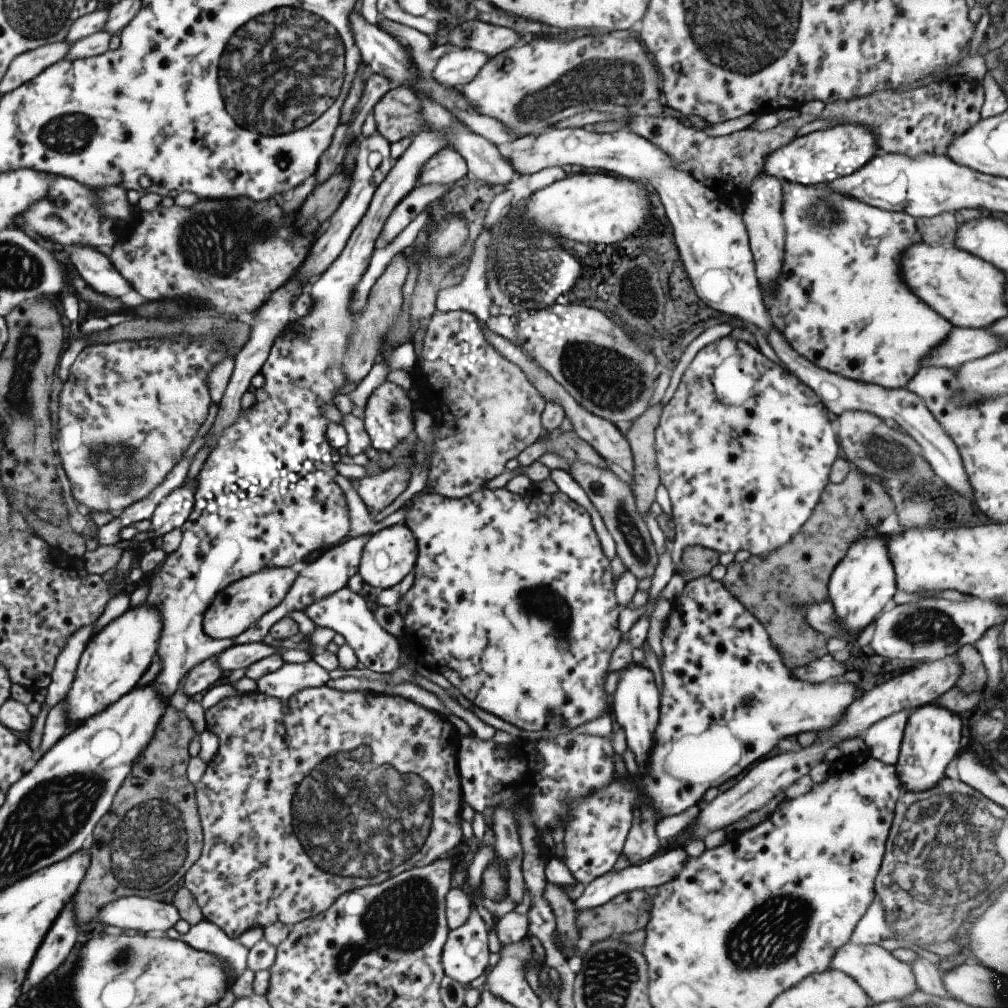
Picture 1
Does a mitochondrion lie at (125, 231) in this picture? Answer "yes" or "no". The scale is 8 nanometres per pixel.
no

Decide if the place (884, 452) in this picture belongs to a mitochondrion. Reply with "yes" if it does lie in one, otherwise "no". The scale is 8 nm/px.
yes

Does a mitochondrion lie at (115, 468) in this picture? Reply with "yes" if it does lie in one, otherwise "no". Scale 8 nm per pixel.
yes

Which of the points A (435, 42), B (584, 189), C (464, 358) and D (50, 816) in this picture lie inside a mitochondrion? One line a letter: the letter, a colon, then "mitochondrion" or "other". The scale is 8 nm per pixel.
A: other
B: other
C: other
D: mitochondrion

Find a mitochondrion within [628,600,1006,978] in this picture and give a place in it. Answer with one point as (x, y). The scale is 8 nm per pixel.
(961, 826)

